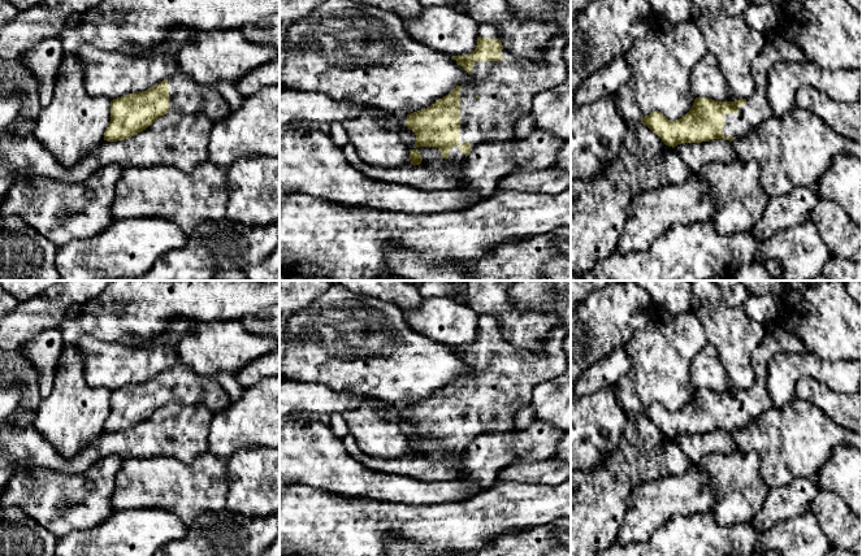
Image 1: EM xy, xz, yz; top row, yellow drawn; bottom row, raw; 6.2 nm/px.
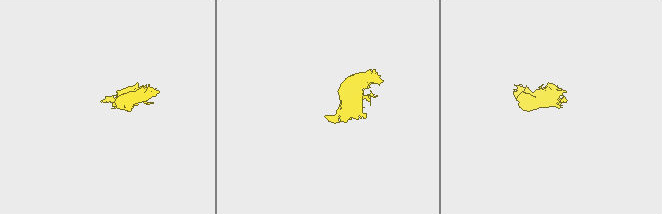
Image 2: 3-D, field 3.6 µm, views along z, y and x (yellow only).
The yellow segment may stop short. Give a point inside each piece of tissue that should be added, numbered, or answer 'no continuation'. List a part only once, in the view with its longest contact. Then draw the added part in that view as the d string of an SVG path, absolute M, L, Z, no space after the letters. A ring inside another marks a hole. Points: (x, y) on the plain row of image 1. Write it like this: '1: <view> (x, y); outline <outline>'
1: xz (506, 378); outline M515 281L510 288L510 297L519 309L554 313L558 323L542 340L542 355L502 340L503 351L480 352L473 356L471 373L460 379L460 427L458 436L449 443L452 456L462 455L465 449L459 442L462 433L469 433L471 439L475 439L480 434L514 430L516 412L532 404L533 388L543 381L559 377L568 366L564 347L571 334L571 281Z

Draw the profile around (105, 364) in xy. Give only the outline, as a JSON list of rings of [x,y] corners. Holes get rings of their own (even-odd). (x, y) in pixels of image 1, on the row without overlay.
[[[90,334],[79,338],[77,351],[83,361],[86,382],[111,392],[146,382],[181,362],[174,348],[156,346],[125,349]]]

